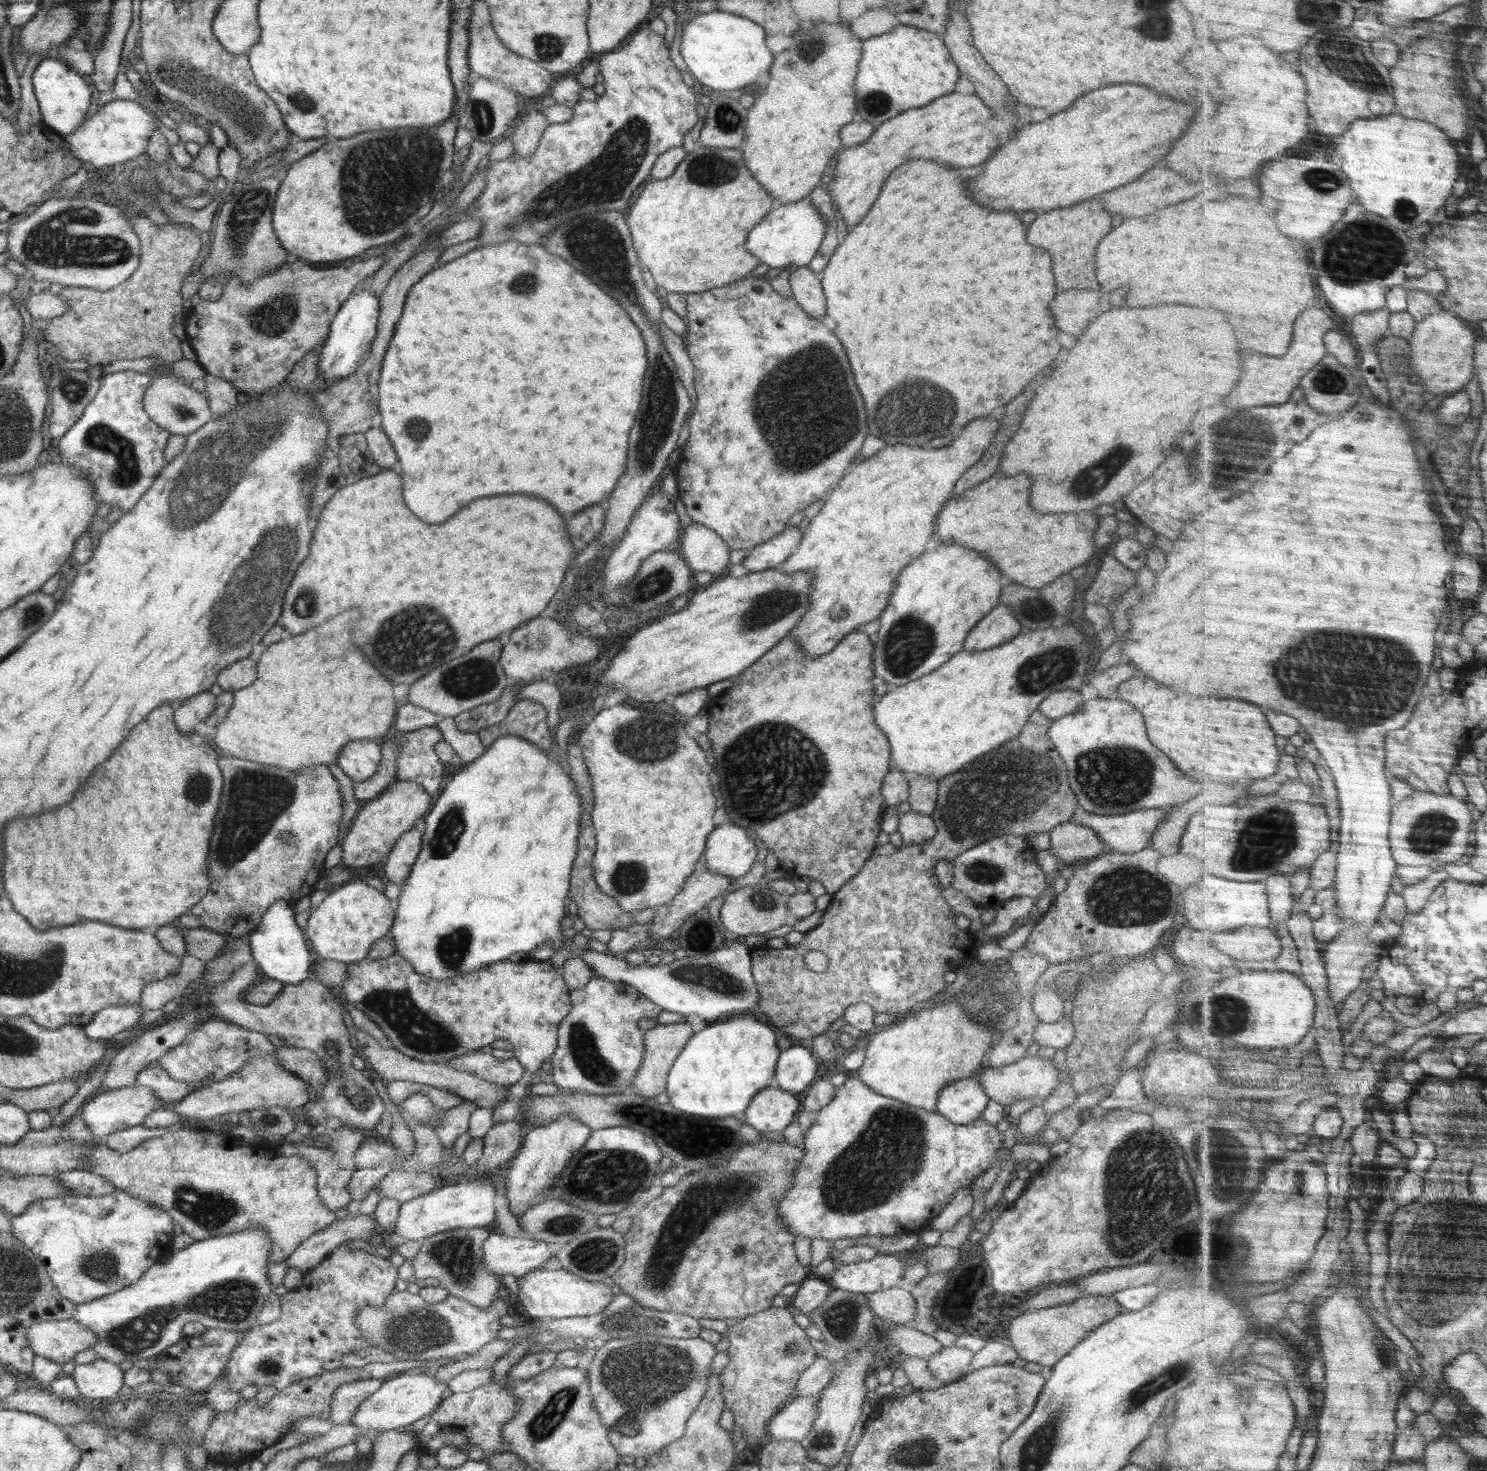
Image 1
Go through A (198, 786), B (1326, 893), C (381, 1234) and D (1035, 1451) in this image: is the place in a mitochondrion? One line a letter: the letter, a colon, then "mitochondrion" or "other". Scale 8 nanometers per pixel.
A: mitochondrion
B: other
C: other
D: mitochondrion

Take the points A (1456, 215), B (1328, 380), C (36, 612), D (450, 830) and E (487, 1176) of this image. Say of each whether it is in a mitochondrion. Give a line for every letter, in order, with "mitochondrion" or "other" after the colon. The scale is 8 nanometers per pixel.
A: other
B: mitochondrion
C: mitochondrion
D: mitochondrion
E: other

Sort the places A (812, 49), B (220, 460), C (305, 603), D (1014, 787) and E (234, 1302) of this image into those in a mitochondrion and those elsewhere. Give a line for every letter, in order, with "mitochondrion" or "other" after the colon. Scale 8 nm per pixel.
A: mitochondrion
B: mitochondrion
C: mitochondrion
D: mitochondrion
E: mitochondrion

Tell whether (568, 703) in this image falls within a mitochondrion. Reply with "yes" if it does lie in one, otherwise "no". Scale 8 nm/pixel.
no

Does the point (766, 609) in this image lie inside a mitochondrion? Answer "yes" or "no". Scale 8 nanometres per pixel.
yes

